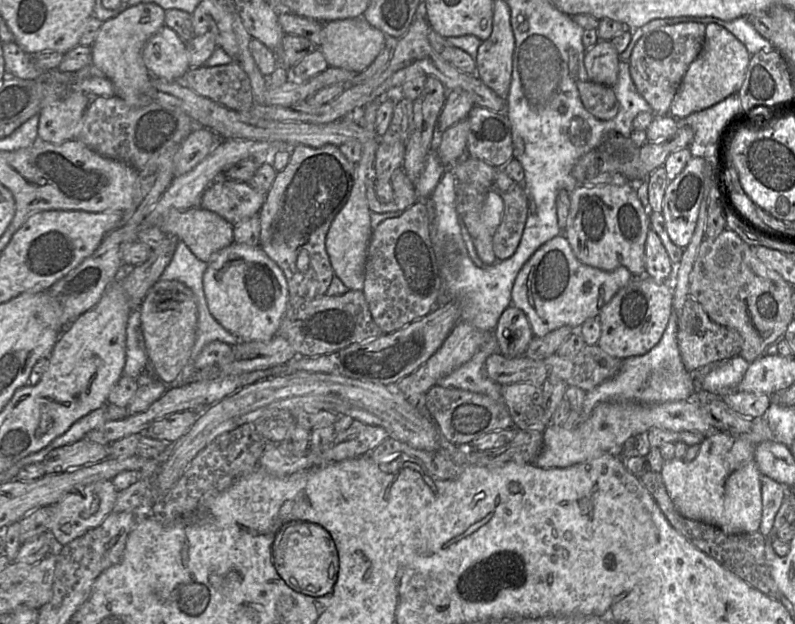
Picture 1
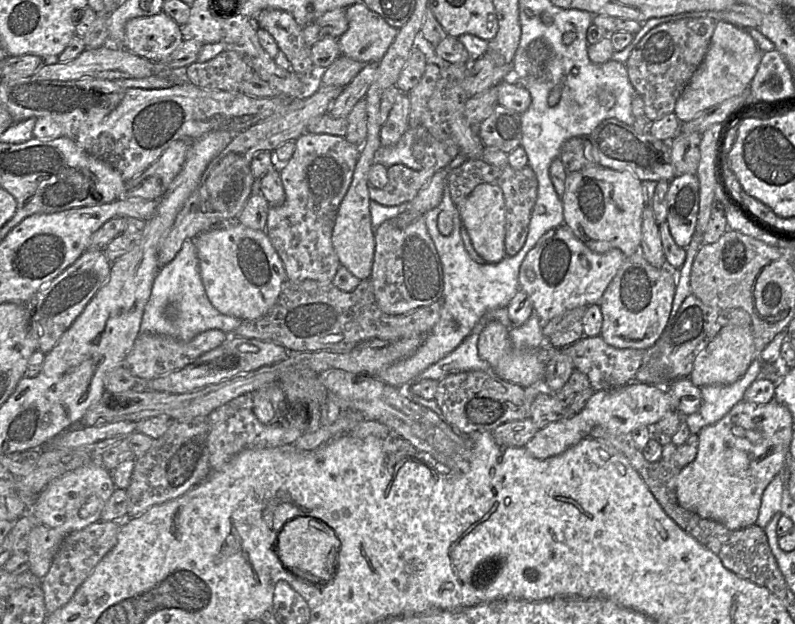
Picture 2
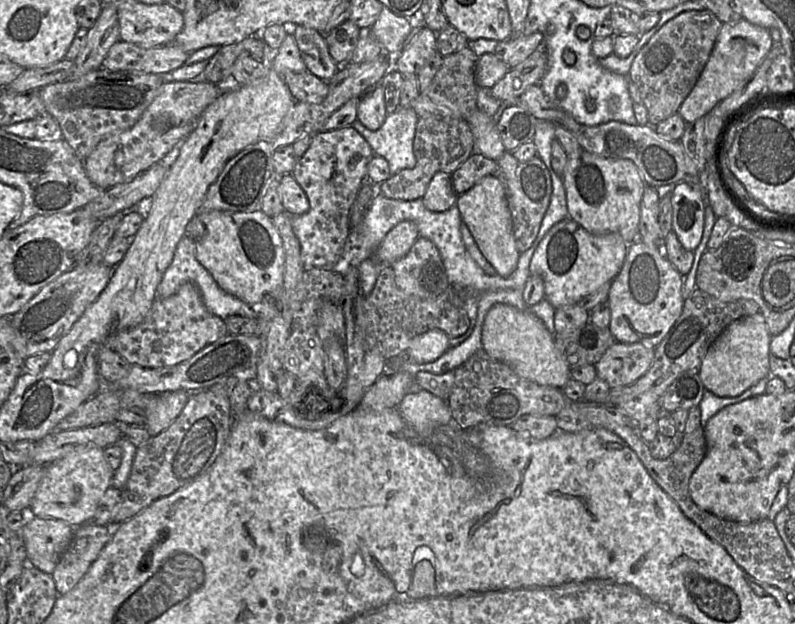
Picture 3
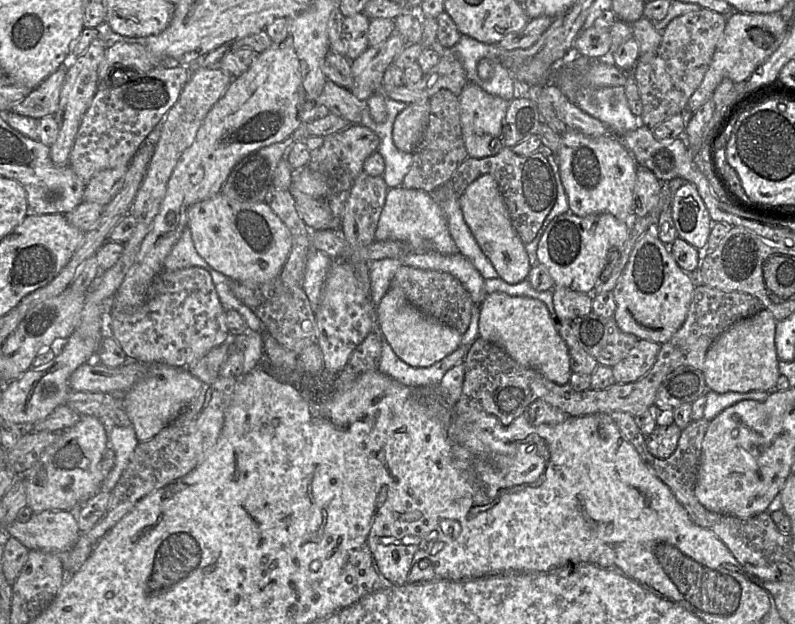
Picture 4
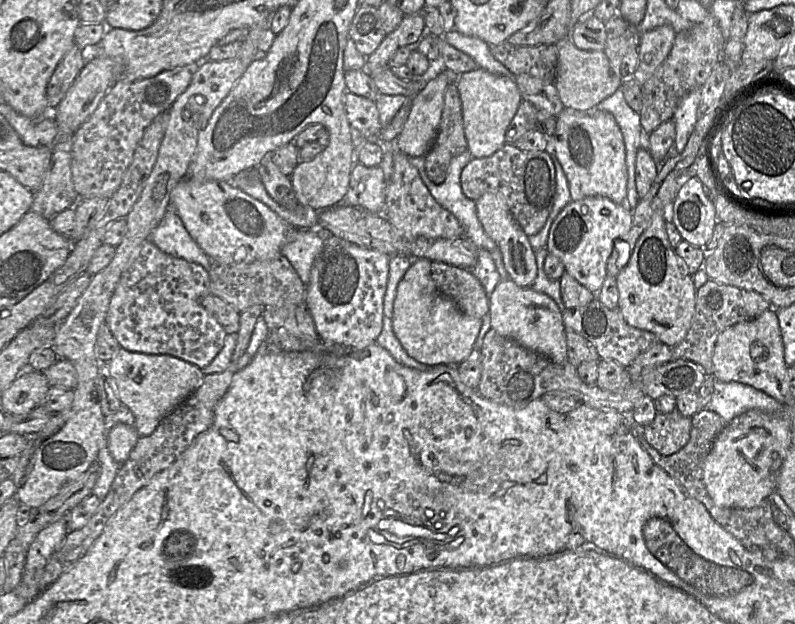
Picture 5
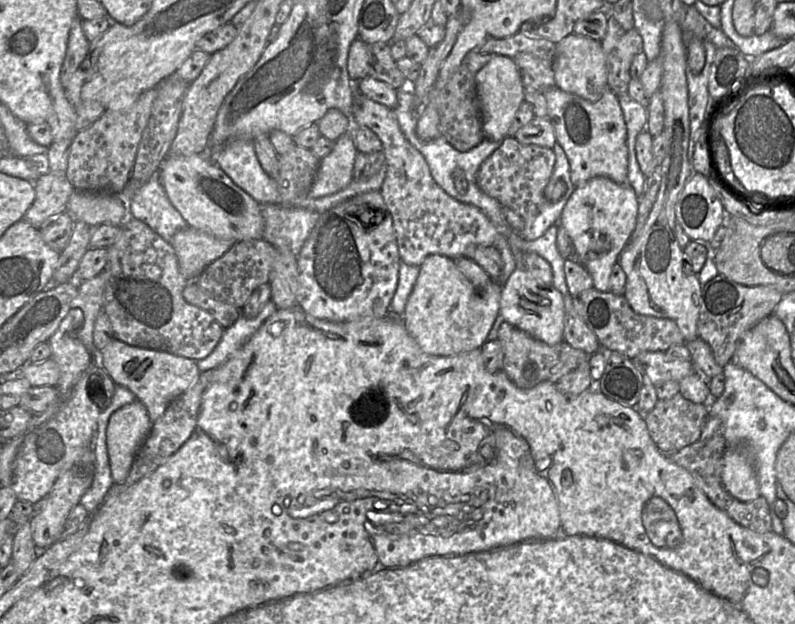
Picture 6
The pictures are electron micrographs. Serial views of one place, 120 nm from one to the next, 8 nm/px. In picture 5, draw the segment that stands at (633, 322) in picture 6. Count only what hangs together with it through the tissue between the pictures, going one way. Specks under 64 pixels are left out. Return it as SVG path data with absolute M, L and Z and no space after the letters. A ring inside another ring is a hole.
M597 298L585 306L565 308L562 319L565 330L572 330L589 341L602 360L613 360L623 367L629 367L640 354L660 342L654 333L627 324L618 308L609 309Z

